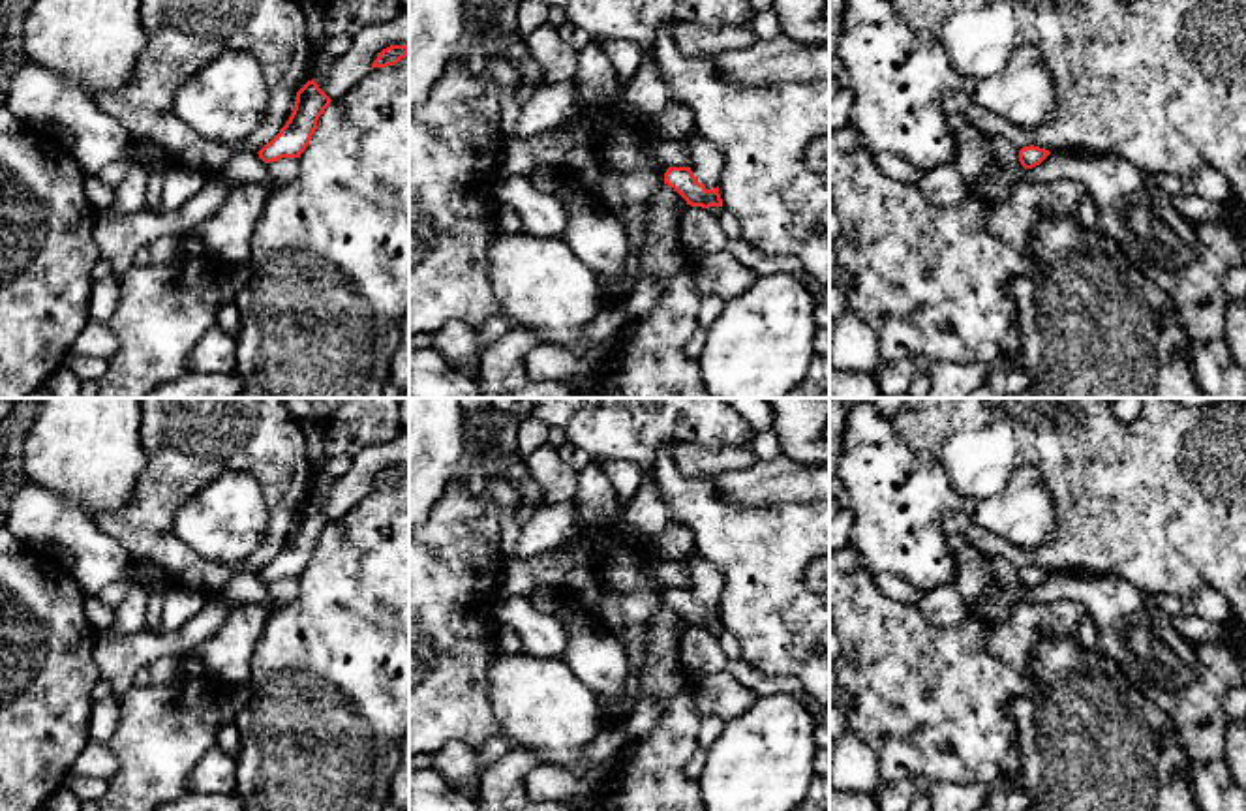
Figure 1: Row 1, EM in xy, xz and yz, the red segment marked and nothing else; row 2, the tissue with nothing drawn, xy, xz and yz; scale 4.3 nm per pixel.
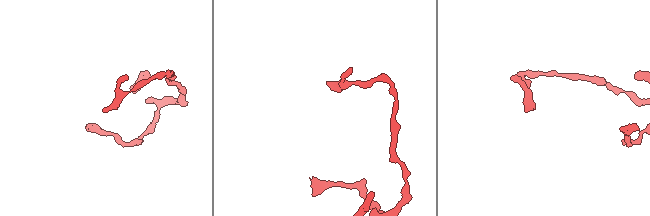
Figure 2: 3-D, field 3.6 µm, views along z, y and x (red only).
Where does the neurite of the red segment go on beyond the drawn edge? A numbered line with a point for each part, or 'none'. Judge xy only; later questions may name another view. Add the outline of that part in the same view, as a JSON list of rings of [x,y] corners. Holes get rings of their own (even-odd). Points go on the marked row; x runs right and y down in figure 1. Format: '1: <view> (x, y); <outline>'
none

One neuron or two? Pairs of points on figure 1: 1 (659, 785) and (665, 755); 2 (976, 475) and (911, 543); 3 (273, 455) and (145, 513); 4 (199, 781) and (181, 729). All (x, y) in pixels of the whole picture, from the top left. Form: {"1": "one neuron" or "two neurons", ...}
{"1": "one neuron", "2": "two neurons", "3": "one neuron", "4": "two neurons"}

